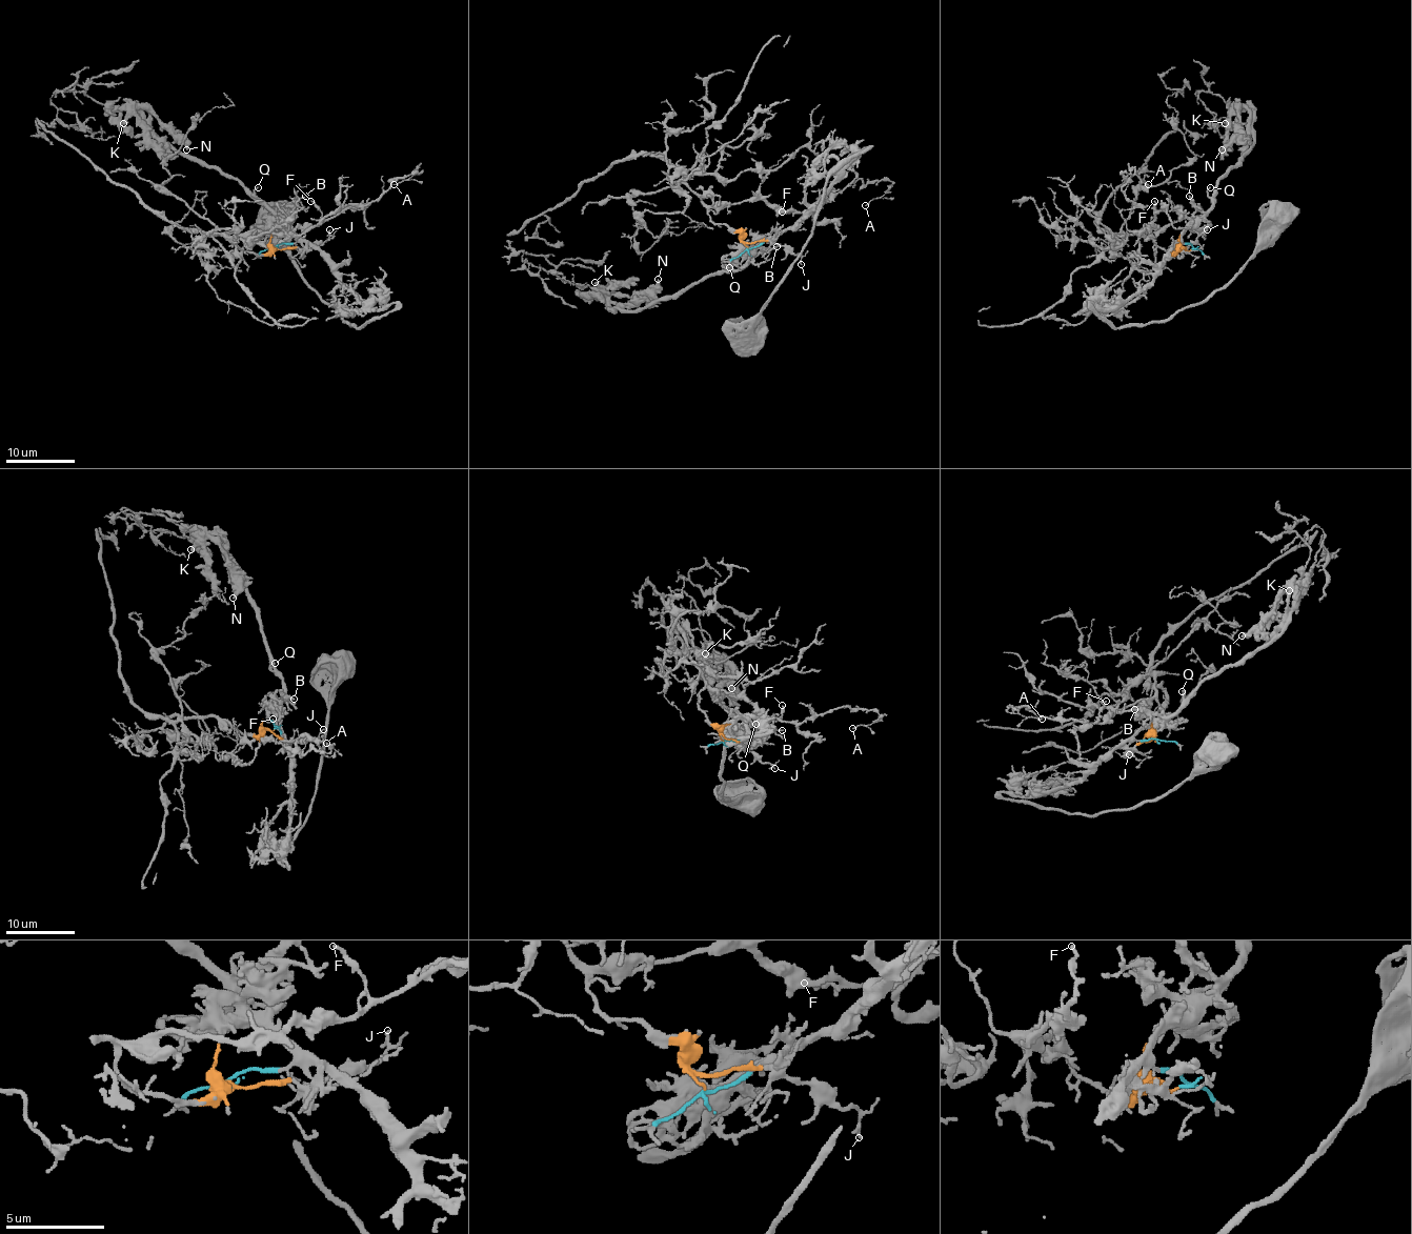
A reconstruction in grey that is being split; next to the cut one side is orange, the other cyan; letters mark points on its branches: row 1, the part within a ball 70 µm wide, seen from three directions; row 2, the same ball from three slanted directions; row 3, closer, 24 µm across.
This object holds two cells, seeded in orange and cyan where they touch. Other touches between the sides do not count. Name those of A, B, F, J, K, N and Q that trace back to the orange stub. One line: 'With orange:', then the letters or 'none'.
With orange: A, F, J

